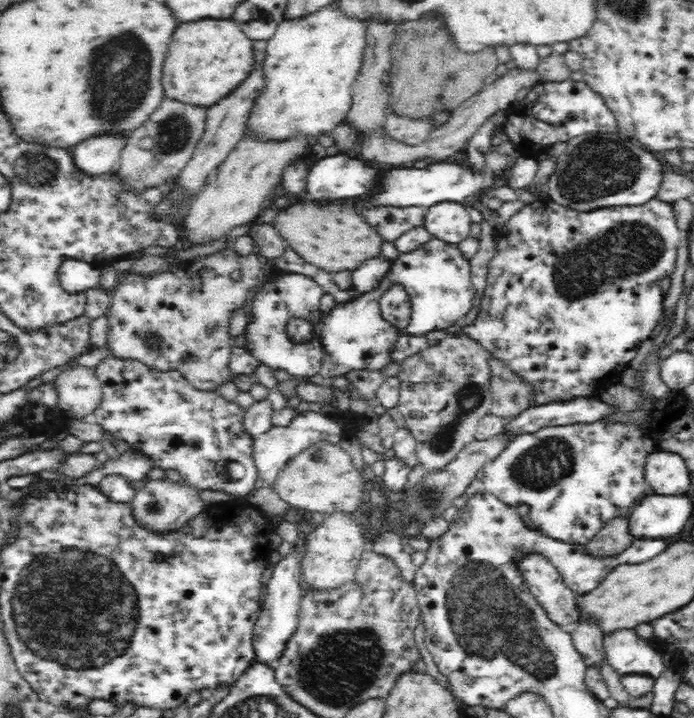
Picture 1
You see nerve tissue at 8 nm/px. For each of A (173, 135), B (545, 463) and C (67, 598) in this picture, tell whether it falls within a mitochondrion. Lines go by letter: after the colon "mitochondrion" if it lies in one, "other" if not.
A: mitochondrion
B: mitochondrion
C: mitochondrion

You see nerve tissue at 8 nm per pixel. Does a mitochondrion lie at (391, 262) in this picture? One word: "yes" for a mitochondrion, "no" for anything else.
no

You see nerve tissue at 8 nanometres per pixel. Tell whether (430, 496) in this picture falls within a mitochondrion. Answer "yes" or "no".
yes

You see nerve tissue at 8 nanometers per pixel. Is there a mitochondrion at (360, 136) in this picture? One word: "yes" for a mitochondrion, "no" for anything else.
no

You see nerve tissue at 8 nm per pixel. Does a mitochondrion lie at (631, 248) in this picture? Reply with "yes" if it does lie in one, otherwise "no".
yes

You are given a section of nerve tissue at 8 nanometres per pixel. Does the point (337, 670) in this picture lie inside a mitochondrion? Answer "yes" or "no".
yes

